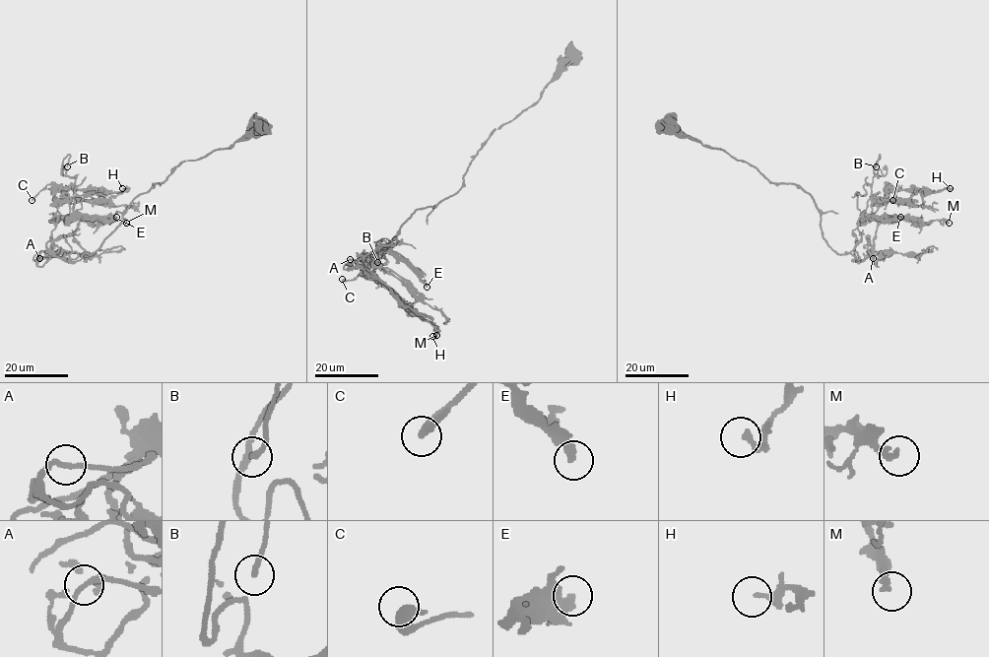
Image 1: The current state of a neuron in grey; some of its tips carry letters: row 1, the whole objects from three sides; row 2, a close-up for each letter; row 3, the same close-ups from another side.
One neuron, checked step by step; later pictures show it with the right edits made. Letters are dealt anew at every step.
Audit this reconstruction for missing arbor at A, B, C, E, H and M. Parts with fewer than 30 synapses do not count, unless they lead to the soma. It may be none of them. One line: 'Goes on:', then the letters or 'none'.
Goes on: B, E

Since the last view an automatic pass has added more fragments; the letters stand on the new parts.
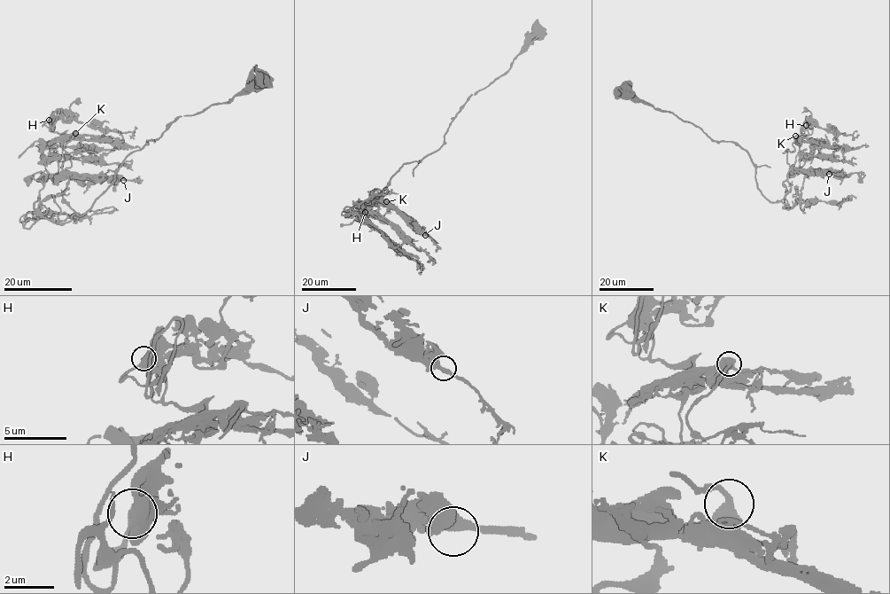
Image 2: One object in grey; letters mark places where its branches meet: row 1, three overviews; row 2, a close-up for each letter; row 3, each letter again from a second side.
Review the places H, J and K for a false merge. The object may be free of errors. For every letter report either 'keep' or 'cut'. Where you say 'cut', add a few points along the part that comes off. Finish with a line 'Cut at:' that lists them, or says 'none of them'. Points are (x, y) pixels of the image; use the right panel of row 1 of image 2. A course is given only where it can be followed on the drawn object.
H: keep
J: keep
K: keep
Cut at: none of them

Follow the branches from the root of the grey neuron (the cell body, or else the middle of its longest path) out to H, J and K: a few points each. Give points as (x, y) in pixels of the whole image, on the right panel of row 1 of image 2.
H: (628, 93), (714, 140), (736, 142), (770, 202), (790, 188), (787, 172), (806, 125)
J: (628, 93), (714, 140), (736, 142), (750, 157), (757, 187), (770, 202), (790, 190), (791, 169), (829, 174)
K: (628, 93), (714, 140), (736, 142), (750, 157), (757, 187), (770, 202), (790, 188), (796, 136)

